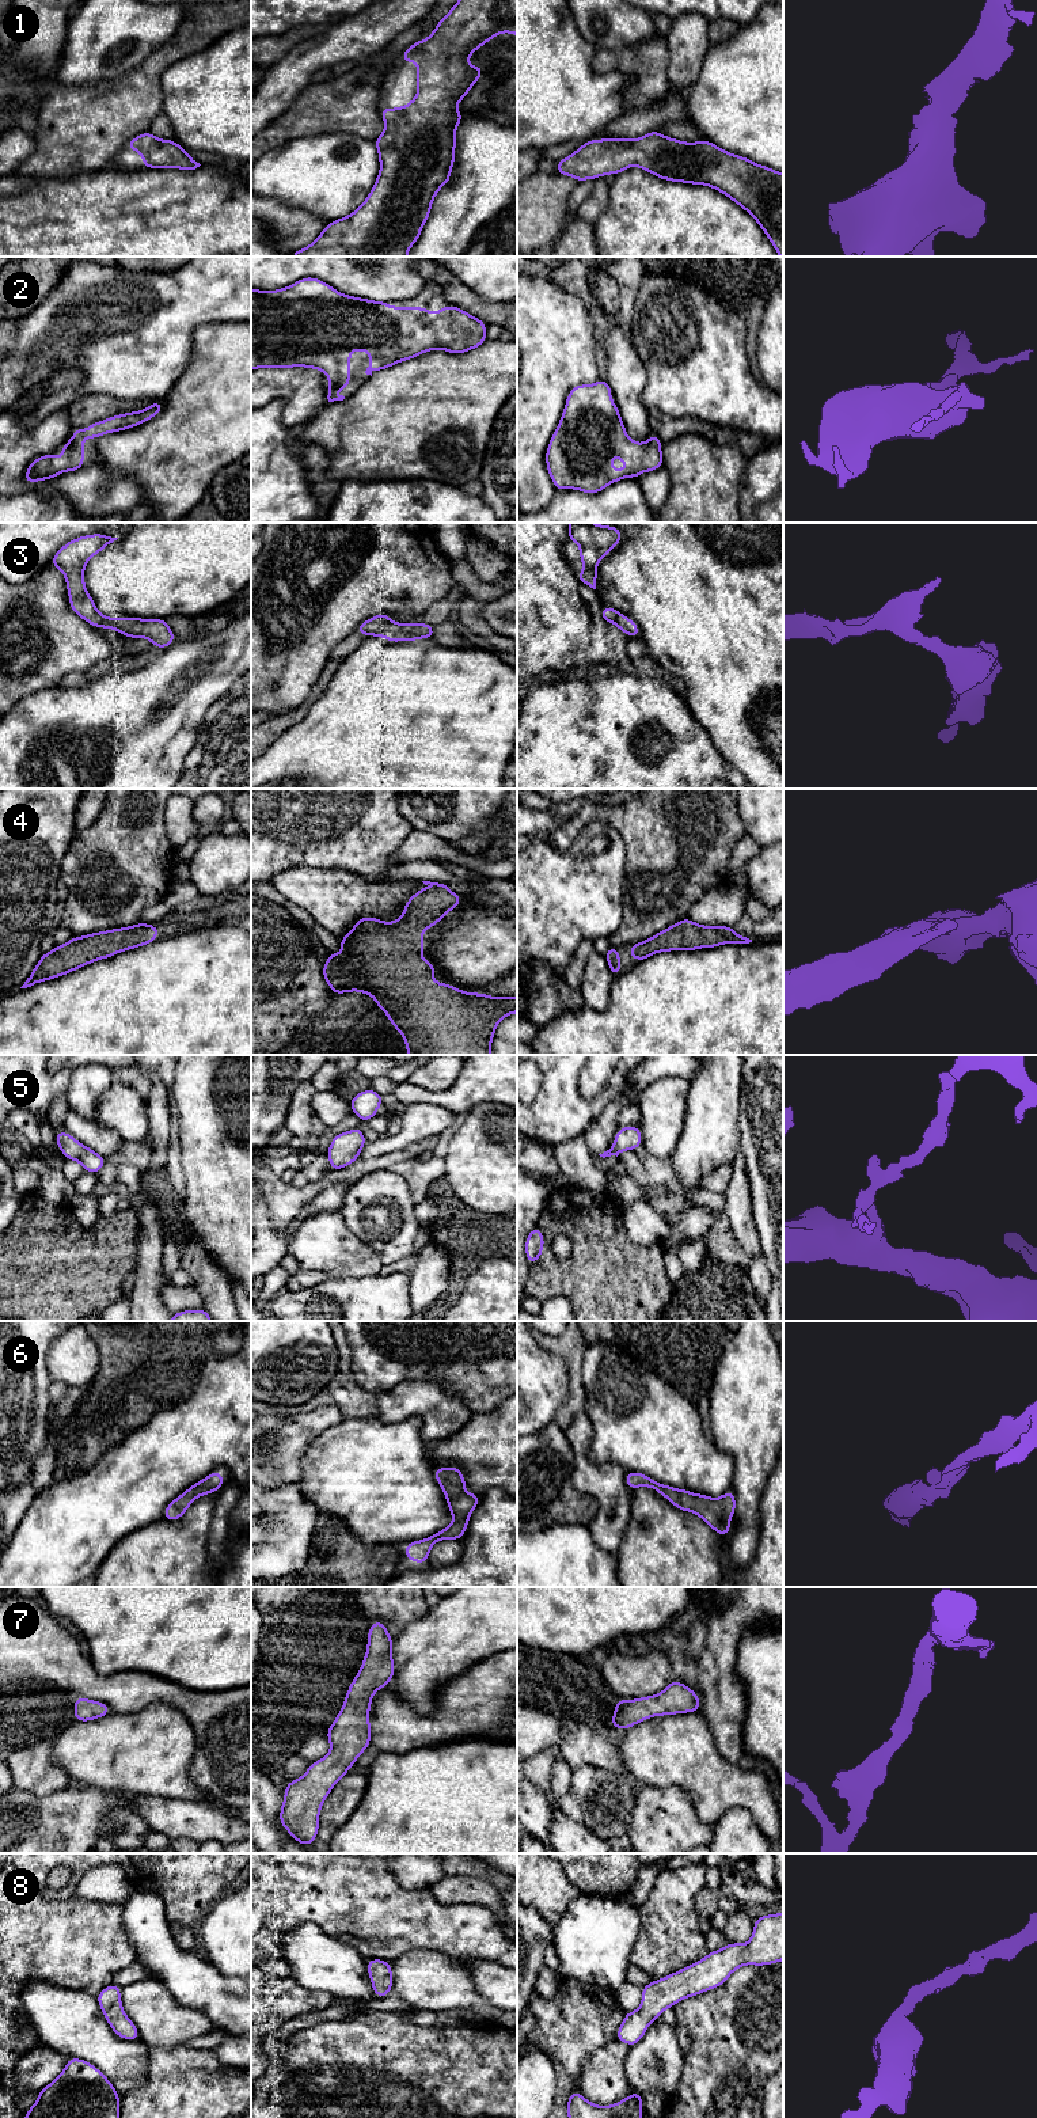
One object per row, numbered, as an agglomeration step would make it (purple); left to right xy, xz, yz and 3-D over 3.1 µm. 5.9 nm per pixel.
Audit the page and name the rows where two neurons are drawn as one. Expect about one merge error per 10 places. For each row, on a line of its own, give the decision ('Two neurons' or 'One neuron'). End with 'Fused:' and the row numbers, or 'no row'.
1: One neuron
2: One neuron
3: One neuron
4: One neuron
5: One neuron
6: One neuron
7: One neuron
8: One neuron
Fused: no row

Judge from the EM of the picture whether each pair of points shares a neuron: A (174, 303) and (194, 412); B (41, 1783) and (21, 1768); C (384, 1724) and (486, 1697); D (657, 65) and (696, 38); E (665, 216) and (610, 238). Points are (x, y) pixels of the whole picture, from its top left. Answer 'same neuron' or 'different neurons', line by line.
A: different neurons
B: same neuron
C: same neuron
D: different neurons
E: same neuron

